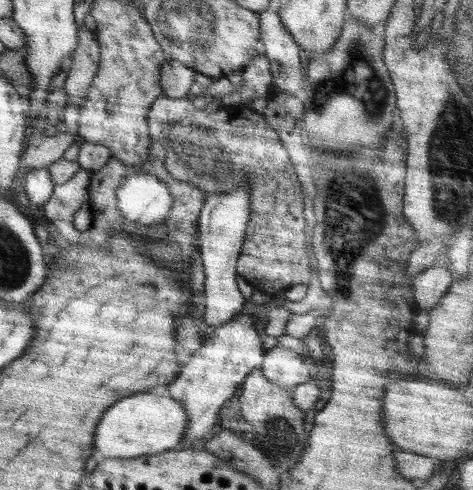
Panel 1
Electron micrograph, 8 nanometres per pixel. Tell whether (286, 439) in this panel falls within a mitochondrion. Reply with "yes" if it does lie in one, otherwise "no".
yes

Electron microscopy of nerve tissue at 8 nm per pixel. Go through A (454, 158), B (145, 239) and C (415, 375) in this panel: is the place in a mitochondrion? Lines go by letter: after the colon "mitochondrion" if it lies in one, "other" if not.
A: mitochondrion
B: other
C: other

